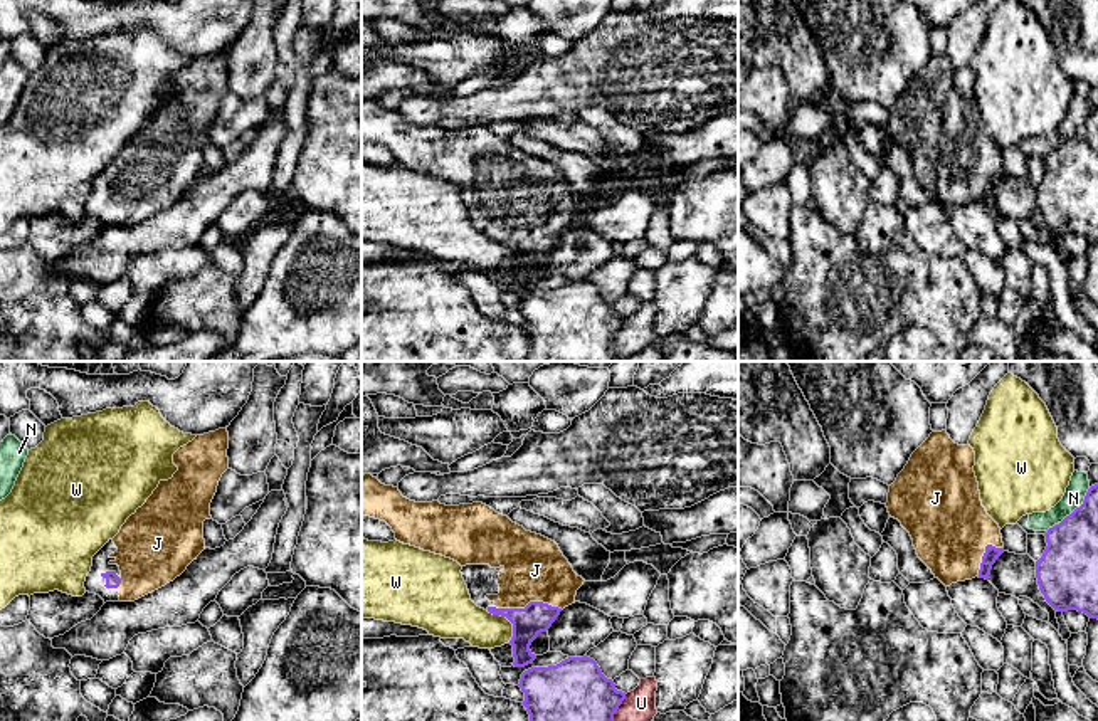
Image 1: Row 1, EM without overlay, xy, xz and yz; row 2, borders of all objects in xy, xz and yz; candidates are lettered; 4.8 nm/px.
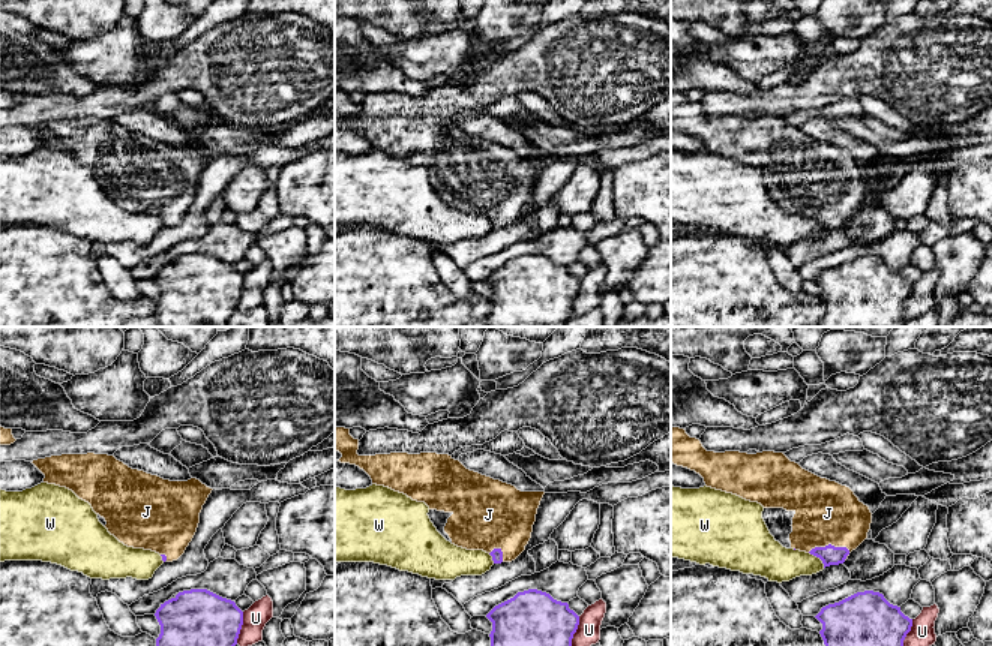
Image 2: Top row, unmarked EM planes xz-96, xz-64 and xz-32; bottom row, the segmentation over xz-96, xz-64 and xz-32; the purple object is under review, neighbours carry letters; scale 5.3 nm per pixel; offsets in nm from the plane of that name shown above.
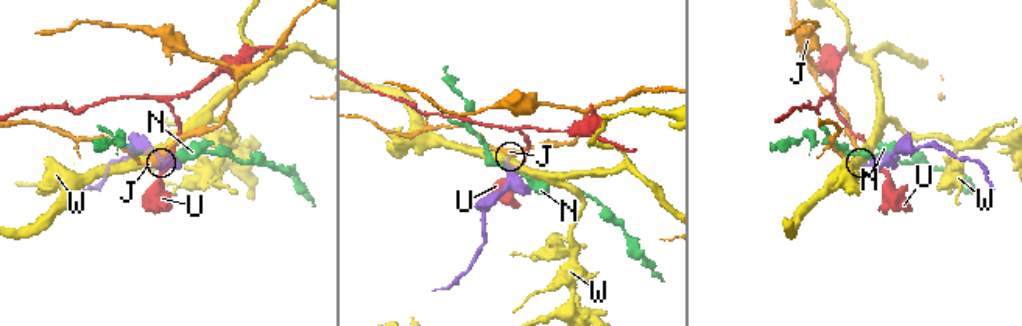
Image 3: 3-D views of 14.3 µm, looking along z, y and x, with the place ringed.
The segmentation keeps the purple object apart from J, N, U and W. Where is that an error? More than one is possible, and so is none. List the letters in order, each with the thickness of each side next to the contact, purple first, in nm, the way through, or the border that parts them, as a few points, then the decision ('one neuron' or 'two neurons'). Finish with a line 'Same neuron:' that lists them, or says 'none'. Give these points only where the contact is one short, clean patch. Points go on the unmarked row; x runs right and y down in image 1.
J: 150 nm thick on the purple side, 300 nm on the other; runs through xz (537, 241), (528, 227), (535, 210), (535, 194); one neuron
N: 260 nm thick on the purple side, 100 nm on the other; two neurons
U: 420 nm thick on the purple side, 160 nm on the other; two neurons
W: 150 nm thick on the purple side, 220 nm on the other; border along xz (486, 234), (503, 239), (512, 247), (510, 264); two neurons
Same neuron: J

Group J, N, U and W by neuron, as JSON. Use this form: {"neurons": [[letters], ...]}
{"neurons": [["J"], ["N"], ["U"], ["W"]]}

